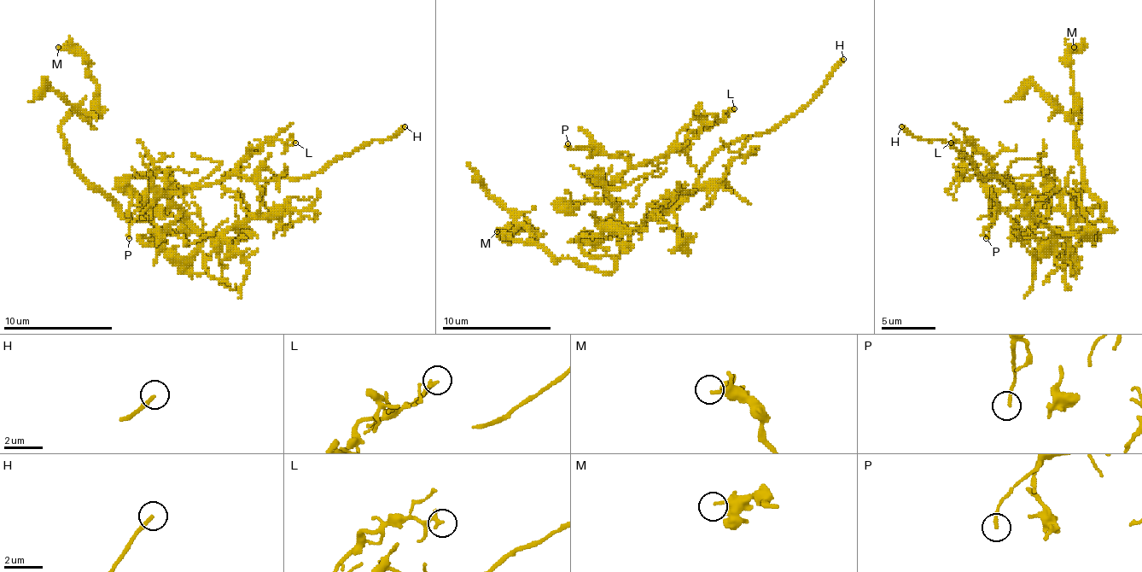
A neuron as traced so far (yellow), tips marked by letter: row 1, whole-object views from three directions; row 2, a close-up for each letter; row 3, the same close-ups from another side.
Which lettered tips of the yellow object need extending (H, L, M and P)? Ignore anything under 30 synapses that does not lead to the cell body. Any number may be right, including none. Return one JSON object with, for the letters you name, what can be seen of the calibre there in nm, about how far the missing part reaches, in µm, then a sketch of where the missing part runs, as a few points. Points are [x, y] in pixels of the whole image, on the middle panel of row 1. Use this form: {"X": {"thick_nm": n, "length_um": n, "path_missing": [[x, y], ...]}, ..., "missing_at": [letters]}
{"H": {"thick_nm": 190, "length_um": 15}, "missing_at": ["H"]}

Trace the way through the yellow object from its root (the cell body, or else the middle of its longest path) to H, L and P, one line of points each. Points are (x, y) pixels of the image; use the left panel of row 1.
H: (145, 243), (162, 243), (178, 257), (189, 257), (222, 230), (243, 227), (274, 178), (323, 172), (404, 126)
L: (145, 243), (186, 257), (200, 230), (170, 189), (219, 183), (265, 142), (295, 142)
P: (145, 243), (178, 257), (197, 246), (200, 230), (170, 197), (186, 189), (159, 194), (129, 238)

